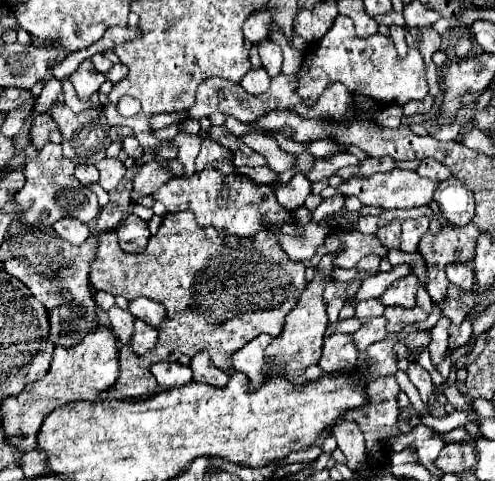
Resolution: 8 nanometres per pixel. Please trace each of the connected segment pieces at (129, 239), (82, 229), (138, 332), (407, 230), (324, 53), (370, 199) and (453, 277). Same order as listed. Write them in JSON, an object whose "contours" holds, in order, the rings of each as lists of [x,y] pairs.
{"contours":[[[[133,213],[127,215],[115,231],[117,231],[117,237],[119,237],[121,249],[127,251],[127,253],[143,251],[145,245],[147,245],[147,239],[151,237],[147,223],[143,219],[139,219],[137,215],[133,215]]],[[[63,217],[61,221],[57,221],[53,229],[59,233],[59,237],[71,241],[73,245],[81,245],[89,237],[89,227],[71,217]]],[[[135,319],[135,333],[131,337],[131,347],[137,355],[145,355],[147,351],[151,351],[157,345],[157,339],[159,339],[157,329],[147,325],[145,321]]],[[[417,217],[417,219],[405,219],[403,221],[403,233],[401,233],[401,245],[399,249],[405,253],[415,253],[417,243],[427,233],[431,219],[429,217]]],[[[343,15],[335,19],[333,27],[323,39],[305,49],[305,57],[297,73],[297,95],[307,107],[315,105],[331,83],[343,83],[353,95],[369,97],[377,105],[405,105],[409,101],[423,101],[429,93],[425,63],[415,47],[409,47],[409,53],[399,57],[389,37],[377,33],[361,39],[355,35],[351,19]]],[[[395,167],[389,173],[375,173],[369,179],[367,177],[353,177],[349,181],[345,181],[339,187],[339,191],[343,195],[357,197],[363,205],[375,205],[375,207],[383,207],[383,209],[405,209],[405,207],[429,205],[437,185],[439,185],[437,181],[421,177],[417,171],[403,171],[403,169]]],[[[449,265],[447,279],[461,291],[471,291],[475,283],[475,273],[469,265]]]]}

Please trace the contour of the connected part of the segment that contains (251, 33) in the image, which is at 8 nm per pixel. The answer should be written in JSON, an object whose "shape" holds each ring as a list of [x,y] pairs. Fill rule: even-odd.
{"shape":[[[267,9],[267,11],[259,11],[259,13],[253,13],[245,25],[243,25],[243,35],[247,41],[251,41],[253,45],[259,45],[263,41],[269,41],[271,37],[271,23],[275,21],[275,11],[273,9]]]}

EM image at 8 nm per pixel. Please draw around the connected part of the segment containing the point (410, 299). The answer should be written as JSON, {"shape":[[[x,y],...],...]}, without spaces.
{"shape":[[[411,273],[403,279],[397,279],[391,283],[391,287],[381,295],[383,305],[401,305],[401,307],[413,307],[415,305],[415,293],[419,287],[419,279]]]}

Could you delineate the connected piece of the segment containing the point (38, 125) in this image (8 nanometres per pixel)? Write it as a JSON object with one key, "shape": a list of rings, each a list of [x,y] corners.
{"shape":[[[39,113],[33,119],[33,125],[31,125],[31,141],[33,141],[33,145],[37,149],[43,149],[45,143],[59,143],[61,141],[59,129],[57,129],[57,125],[51,119],[49,113]]]}

